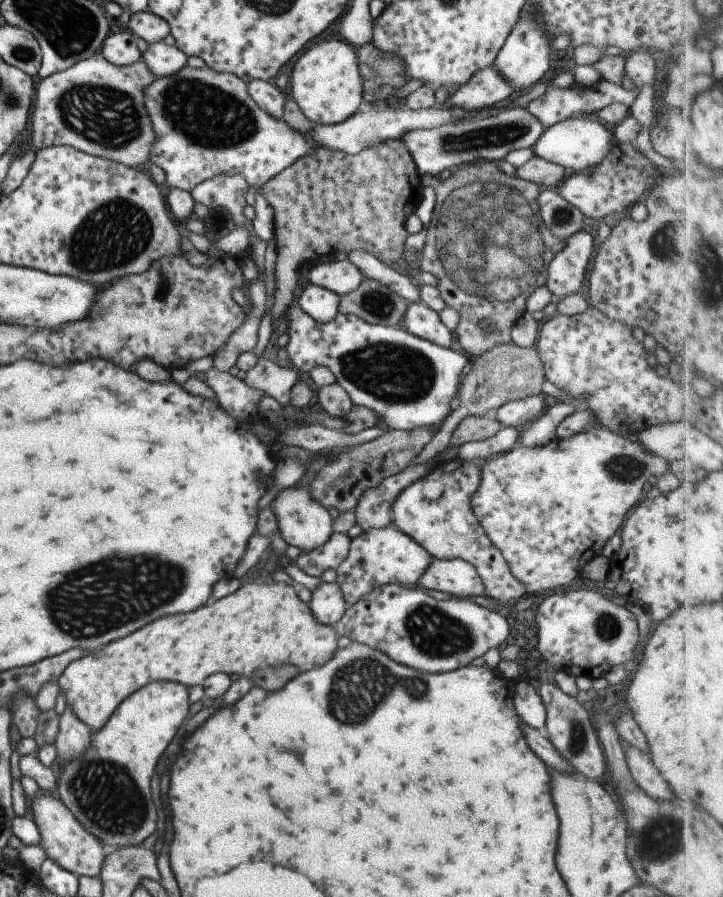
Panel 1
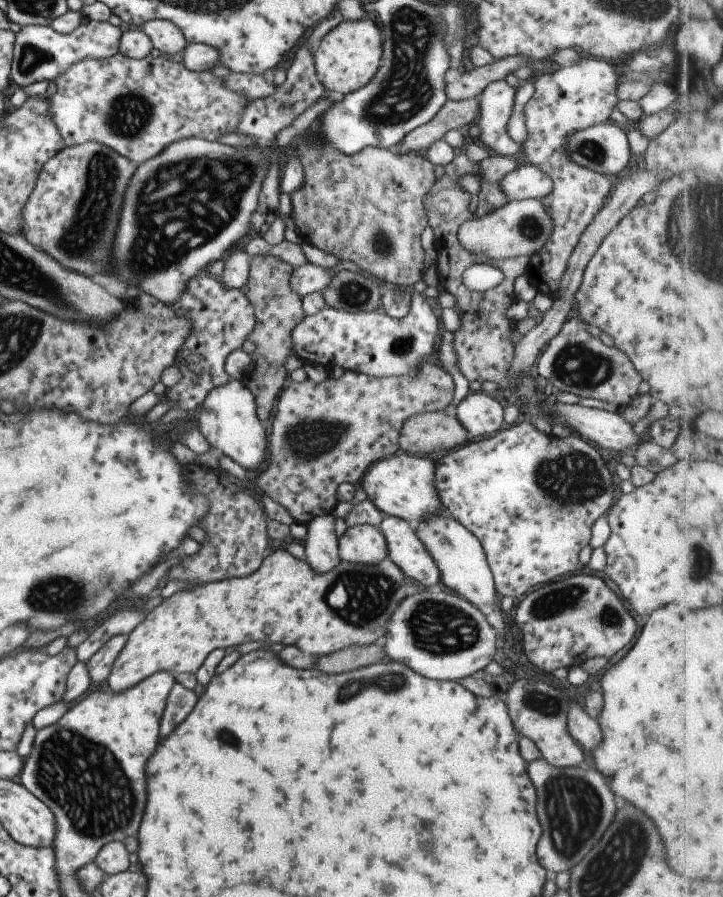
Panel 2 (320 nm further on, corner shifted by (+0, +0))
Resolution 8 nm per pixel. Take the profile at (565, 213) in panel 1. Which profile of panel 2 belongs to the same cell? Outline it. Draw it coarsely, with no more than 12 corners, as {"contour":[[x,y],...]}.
{"contour":[[537,199],[466,220],[456,237],[485,259],[530,257],[552,220]]}

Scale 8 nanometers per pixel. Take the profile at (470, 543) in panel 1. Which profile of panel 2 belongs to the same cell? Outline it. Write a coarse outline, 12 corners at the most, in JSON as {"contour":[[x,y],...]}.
{"contour":[[435,457],[375,459],[357,486],[383,516],[443,513]]}

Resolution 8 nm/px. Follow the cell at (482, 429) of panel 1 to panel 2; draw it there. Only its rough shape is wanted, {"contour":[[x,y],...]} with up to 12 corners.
{"contour":[[412,414],[403,453],[436,457],[471,440],[454,416]]}

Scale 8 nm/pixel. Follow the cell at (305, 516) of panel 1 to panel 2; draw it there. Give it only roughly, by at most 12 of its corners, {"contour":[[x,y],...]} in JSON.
{"contour":[[240,379],[212,388],[196,427],[252,476],[265,430]]}

